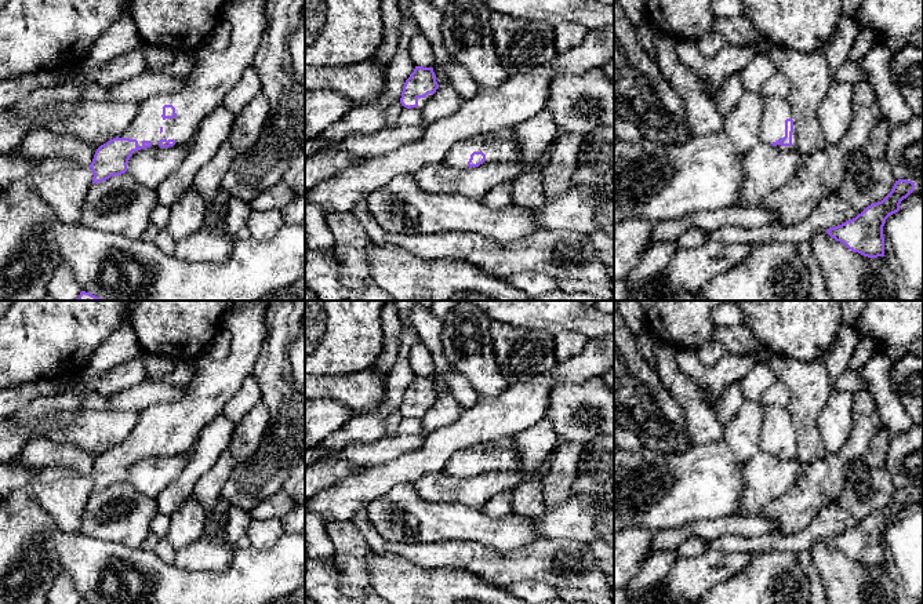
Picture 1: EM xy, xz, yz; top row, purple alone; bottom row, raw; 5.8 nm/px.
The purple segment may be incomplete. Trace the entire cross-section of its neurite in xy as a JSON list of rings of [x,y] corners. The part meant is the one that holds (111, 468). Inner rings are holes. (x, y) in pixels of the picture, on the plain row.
[[[236,301],[222,316],[222,328],[232,335],[230,350],[224,360],[212,359],[207,352],[193,361],[195,375],[182,394],[172,403],[157,403],[139,412],[131,434],[119,445],[101,454],[90,473],[92,492],[121,484],[127,480],[130,466],[146,456],[170,456],[186,454],[197,441],[201,430],[222,415],[226,403],[239,392],[254,367],[262,345],[268,341],[265,324],[266,305],[255,301]]]

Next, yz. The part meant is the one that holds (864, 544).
[[[898,488],[882,510],[868,514],[855,527],[826,538],[826,542],[853,561],[868,567],[884,565],[884,531],[900,520],[901,510],[913,499],[915,491]]]

